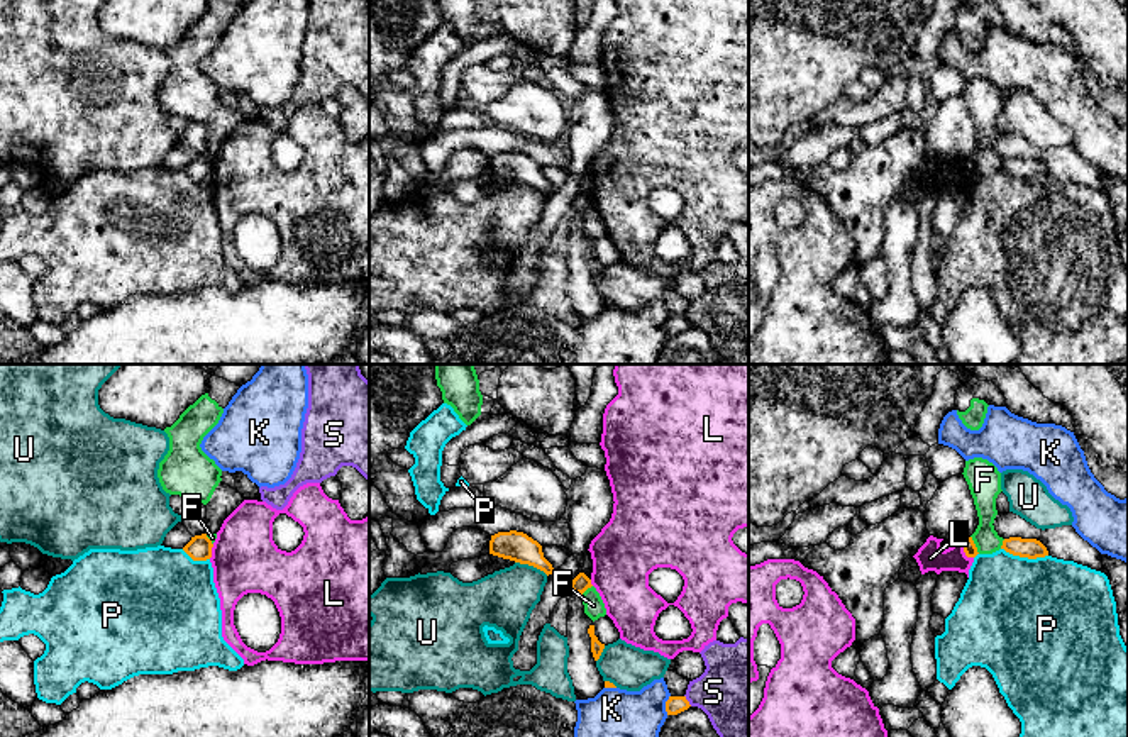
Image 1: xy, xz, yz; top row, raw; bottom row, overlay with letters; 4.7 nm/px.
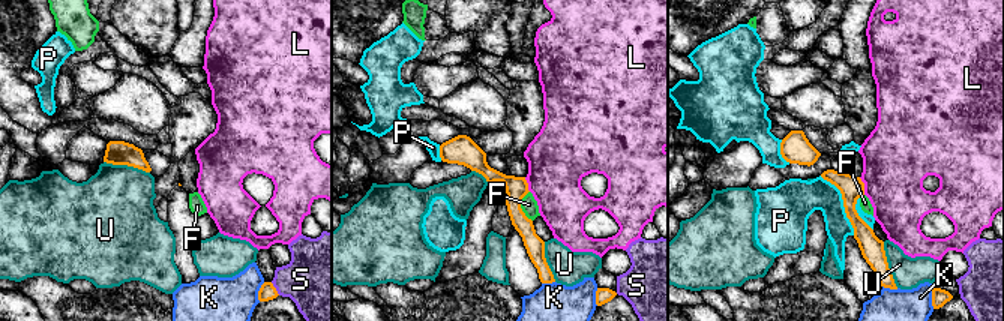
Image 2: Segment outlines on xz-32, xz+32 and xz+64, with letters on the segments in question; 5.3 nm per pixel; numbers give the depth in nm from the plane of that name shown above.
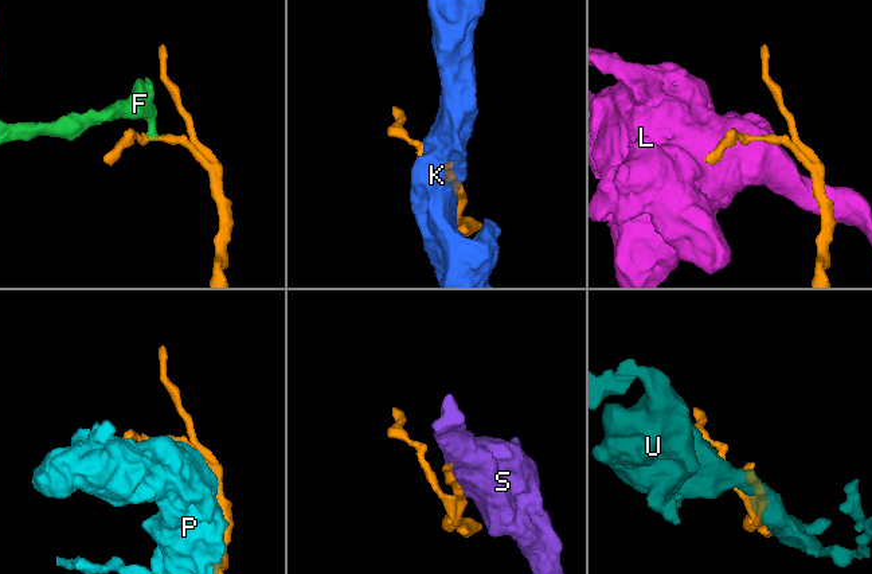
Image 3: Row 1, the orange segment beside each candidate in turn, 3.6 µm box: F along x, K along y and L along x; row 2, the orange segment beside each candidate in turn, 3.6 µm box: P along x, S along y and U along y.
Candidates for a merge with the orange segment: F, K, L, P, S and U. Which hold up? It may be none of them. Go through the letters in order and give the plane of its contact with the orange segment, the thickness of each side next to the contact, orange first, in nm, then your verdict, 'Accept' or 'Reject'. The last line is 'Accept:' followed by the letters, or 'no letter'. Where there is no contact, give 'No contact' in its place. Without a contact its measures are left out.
F: Touches orange in yz. Thickness 60 nm (orange) against 120 nm. Reject
K: Touches orange in xz. Thickness 90 nm (orange) against 220 nm. Reject
L: Touches orange in yz. Thickness 60 nm (orange) against 130 nm. Reject
P: Touches orange in yz. Thickness 100 nm (orange) against 480 nm. Reject
S: Touches orange in xz. Thickness 90 nm (orange) against 360 nm. Reject
U: Touches orange in xz. Thickness 140 nm (orange) against 280 nm. Reject
Accept: no letter

